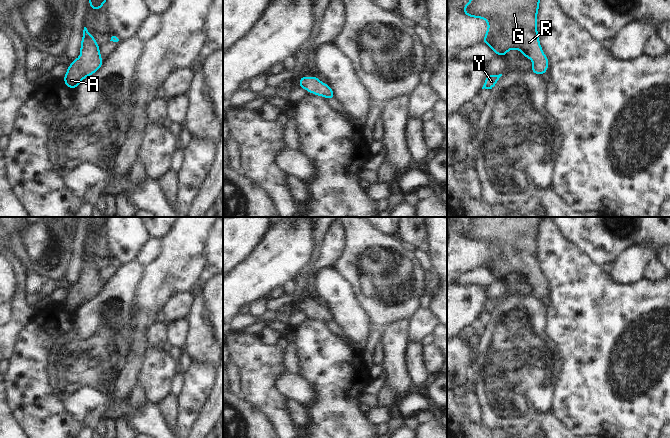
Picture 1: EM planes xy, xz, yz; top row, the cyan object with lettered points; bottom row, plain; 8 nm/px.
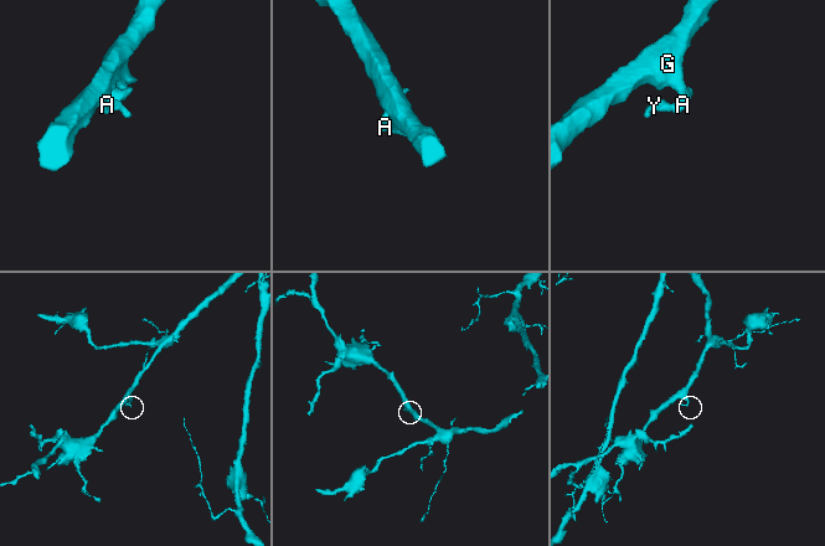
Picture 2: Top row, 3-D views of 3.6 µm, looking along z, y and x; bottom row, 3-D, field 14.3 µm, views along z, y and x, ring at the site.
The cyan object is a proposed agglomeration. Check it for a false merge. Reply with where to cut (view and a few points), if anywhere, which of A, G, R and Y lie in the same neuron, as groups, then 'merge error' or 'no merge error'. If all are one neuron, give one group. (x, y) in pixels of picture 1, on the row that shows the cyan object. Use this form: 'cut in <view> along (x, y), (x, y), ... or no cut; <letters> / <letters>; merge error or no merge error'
no cut; A G R Y; no merge error

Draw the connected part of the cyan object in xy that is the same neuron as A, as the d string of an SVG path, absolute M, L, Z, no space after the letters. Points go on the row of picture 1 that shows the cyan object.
M86 27L82 34L81 56L68 66L67 73L63 78L65 85L71 89L76 89L83 78L95 73L103 63L95 38L89 34Z

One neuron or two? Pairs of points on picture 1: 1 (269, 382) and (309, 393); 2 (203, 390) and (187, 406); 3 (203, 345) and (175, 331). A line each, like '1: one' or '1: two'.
1: two
2: one
3: two

